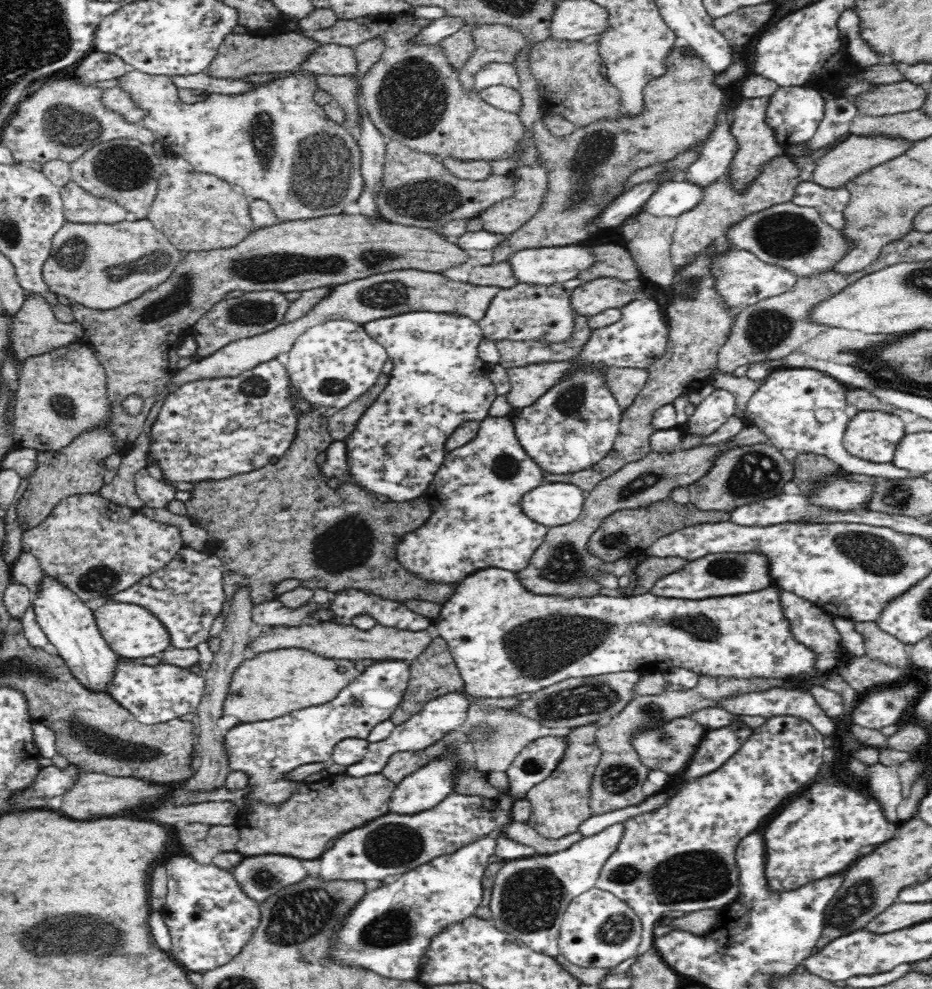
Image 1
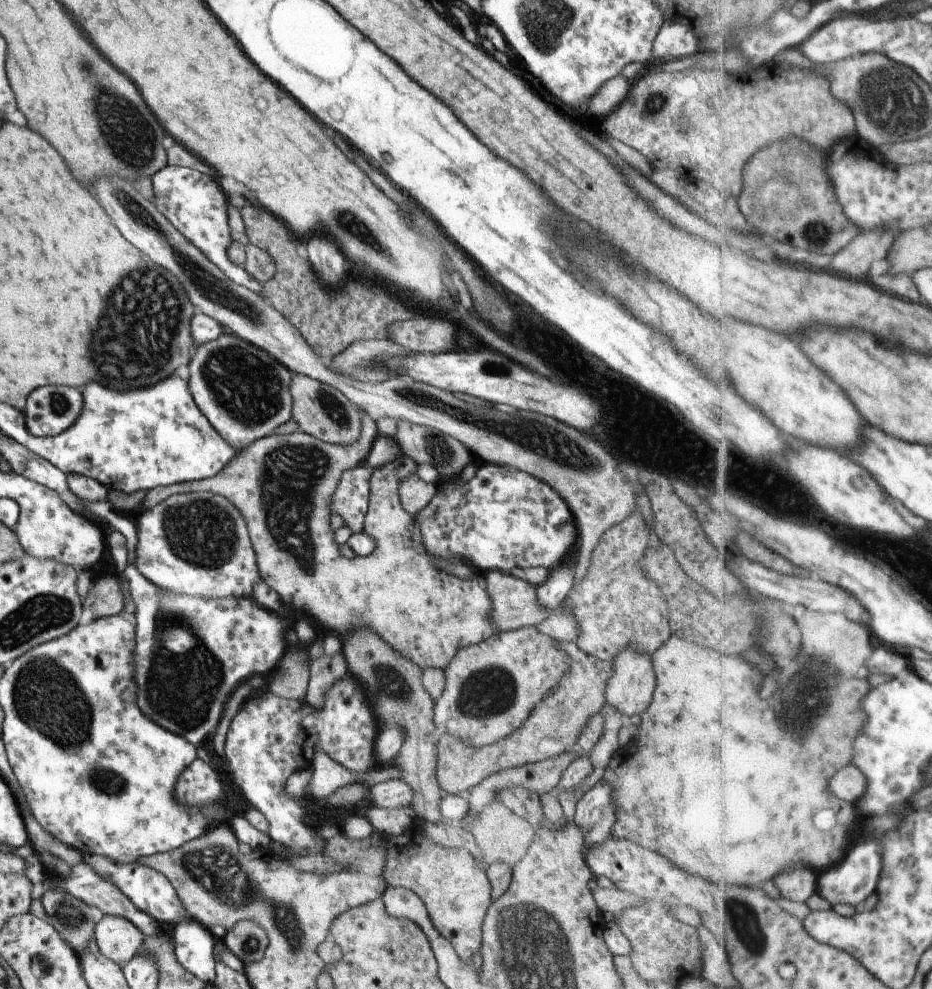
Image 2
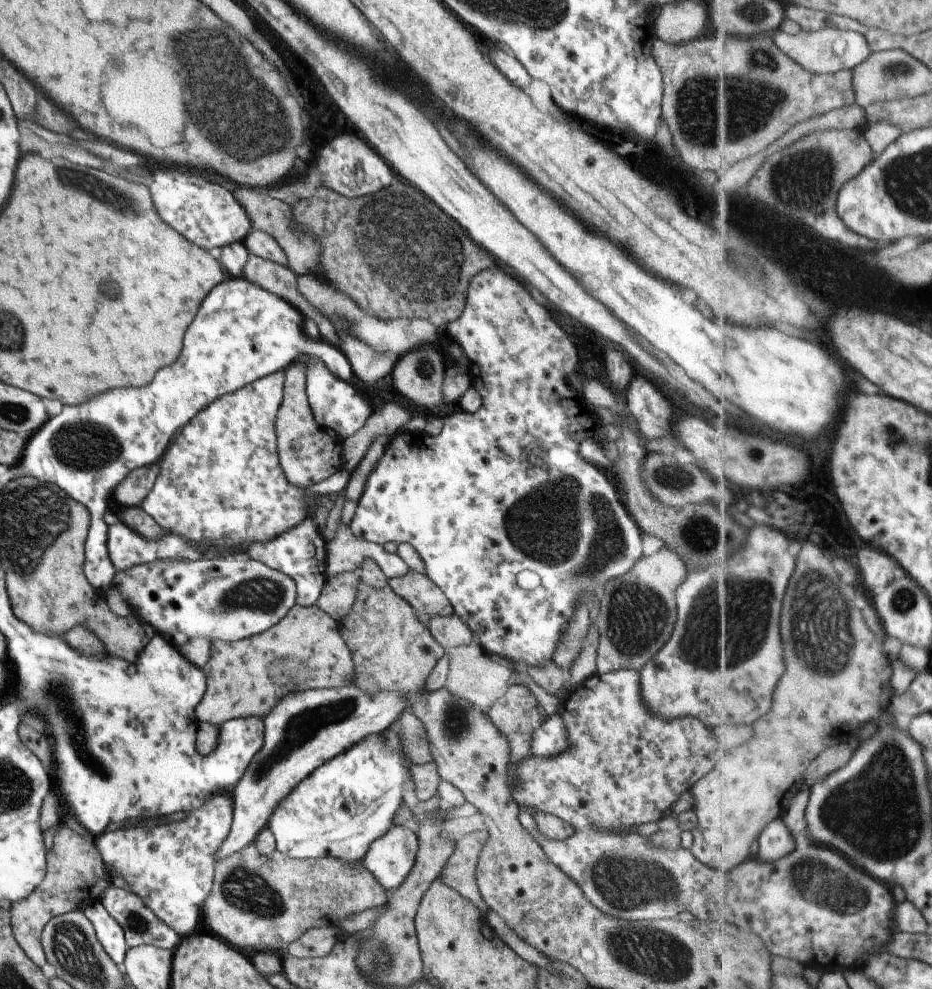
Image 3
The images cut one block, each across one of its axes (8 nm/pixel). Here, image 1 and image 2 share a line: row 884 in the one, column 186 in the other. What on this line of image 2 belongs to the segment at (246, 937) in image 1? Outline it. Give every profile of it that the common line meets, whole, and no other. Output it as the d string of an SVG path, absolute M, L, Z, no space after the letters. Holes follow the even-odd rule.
M165 165L150 176L152 186L152 203L156 209L167 219L169 223L185 236L192 246L195 246L201 254L209 260L223 275L234 285L239 285L249 292L262 296L262 286L257 283L242 266L233 266L229 258L225 256L231 236L227 226L228 204L222 194L220 186L212 177L201 172L181 167Z

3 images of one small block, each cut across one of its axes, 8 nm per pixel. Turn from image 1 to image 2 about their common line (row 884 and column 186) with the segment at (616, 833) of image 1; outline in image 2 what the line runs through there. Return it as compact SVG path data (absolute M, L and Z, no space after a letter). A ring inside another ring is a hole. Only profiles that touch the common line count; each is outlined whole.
M207 492L177 494L159 502L151 510L141 510L136 518L134 526L137 544L133 564L137 566L137 572L150 584L187 597L251 597L251 588L260 581L255 556L245 528L245 520L229 500Z

